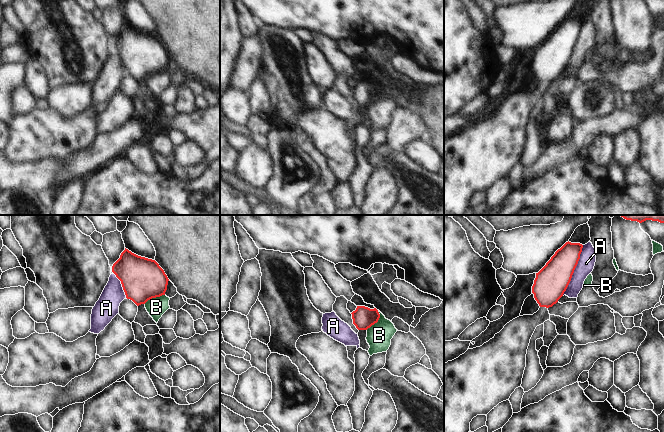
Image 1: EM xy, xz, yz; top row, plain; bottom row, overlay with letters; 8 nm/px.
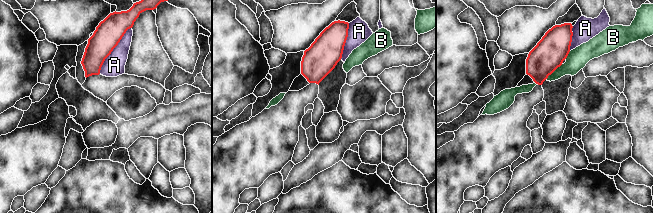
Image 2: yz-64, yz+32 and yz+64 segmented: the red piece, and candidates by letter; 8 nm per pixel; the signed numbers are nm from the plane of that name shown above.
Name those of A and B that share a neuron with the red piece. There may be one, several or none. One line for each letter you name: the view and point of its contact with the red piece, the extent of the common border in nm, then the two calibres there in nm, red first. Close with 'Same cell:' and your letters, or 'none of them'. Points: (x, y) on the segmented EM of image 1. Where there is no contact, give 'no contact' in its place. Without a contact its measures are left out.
Same cell: none of them

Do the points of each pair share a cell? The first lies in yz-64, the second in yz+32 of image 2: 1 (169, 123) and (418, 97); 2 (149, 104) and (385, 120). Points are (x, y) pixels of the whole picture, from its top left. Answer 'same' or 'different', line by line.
1: different
2: different

